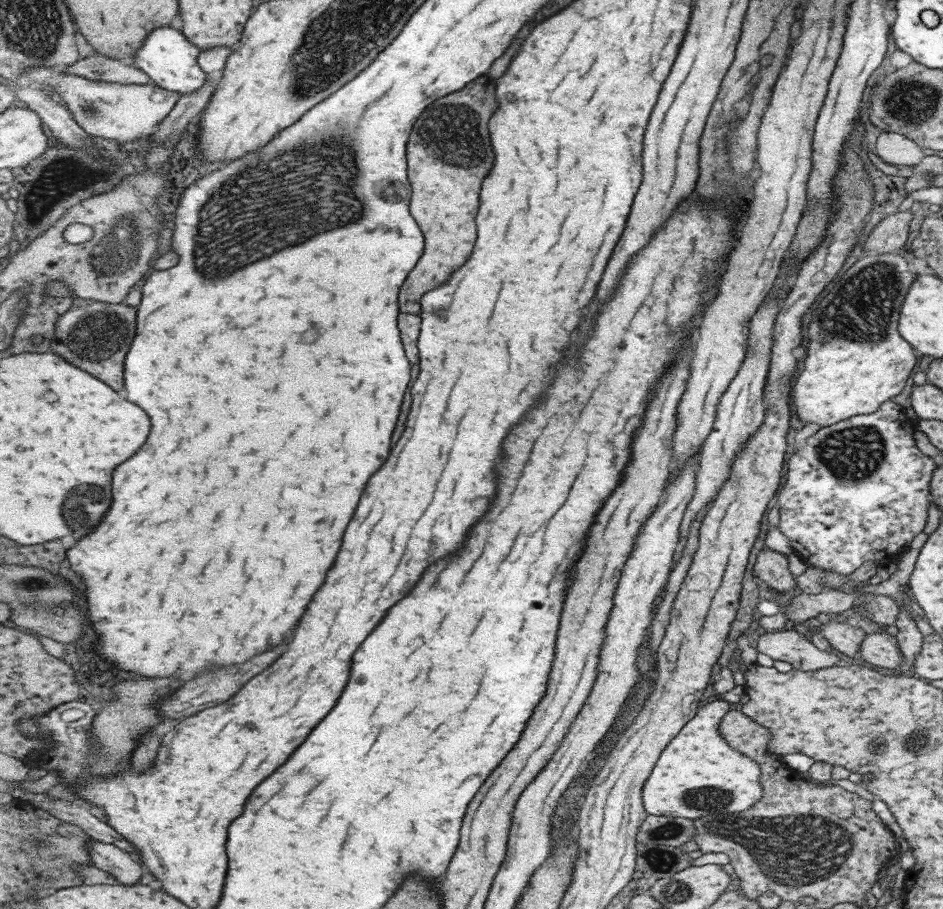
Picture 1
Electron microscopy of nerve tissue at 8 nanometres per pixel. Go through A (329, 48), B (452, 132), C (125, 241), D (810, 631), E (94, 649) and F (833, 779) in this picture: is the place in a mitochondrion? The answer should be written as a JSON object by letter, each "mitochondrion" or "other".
{"A":"mitochondrion","B":"mitochondrion","C":"mitochondrion","D":"other","E":"other","F":"other"}

